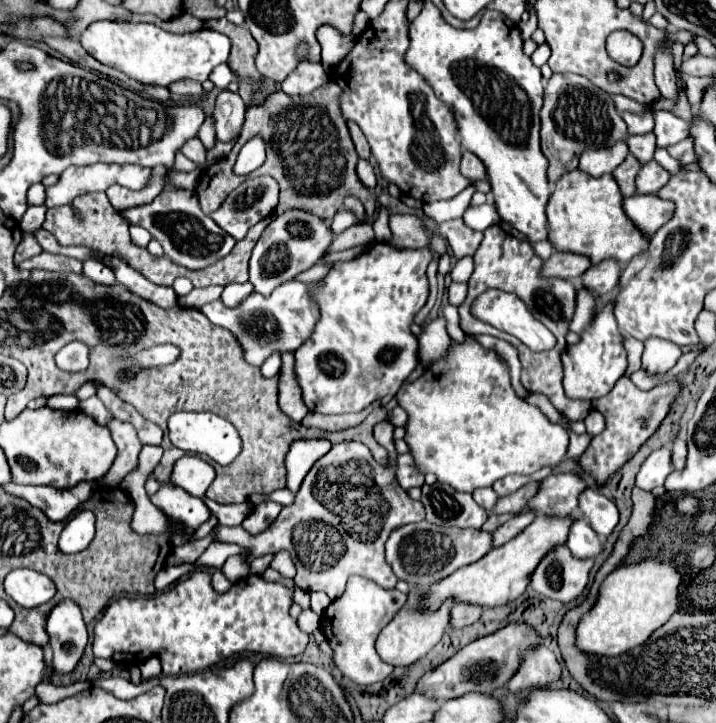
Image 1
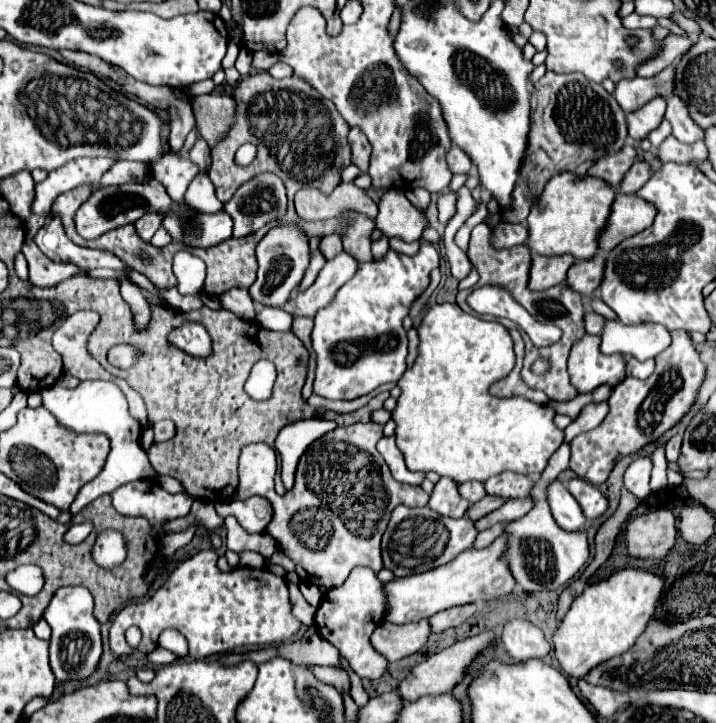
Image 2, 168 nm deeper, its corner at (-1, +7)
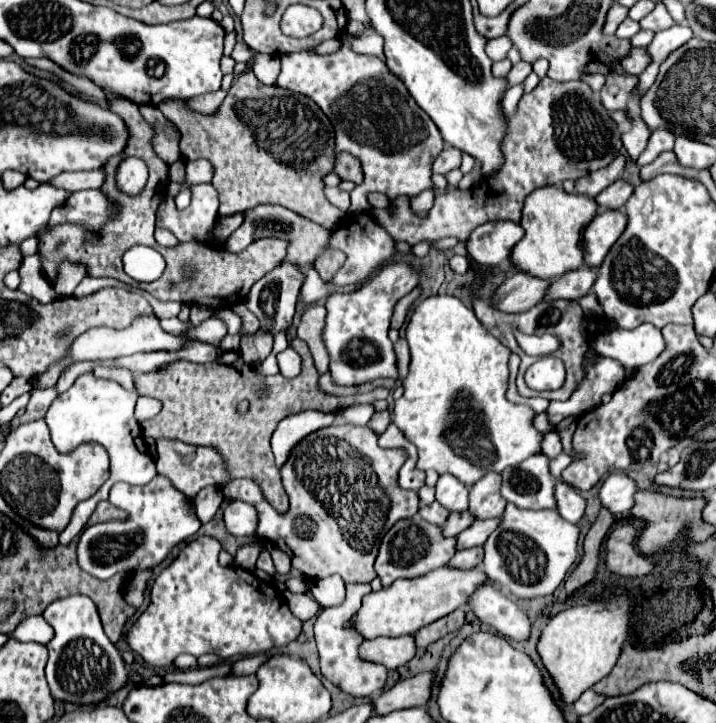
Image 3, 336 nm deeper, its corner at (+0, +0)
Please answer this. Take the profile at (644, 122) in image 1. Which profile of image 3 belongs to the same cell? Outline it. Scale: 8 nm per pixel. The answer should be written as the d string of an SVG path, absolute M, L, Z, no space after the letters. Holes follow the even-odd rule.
M611 72L607 76L607 82L605 82L603 90L601 90L603 106L607 110L627 110L629 102L633 98L639 98L637 86L639 86L639 78L637 76Z

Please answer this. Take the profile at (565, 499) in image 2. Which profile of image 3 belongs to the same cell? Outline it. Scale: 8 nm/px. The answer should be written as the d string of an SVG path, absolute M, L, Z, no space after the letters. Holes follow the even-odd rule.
M537 454L503 474L503 498L519 508L557 510L555 478L549 474L549 458Z

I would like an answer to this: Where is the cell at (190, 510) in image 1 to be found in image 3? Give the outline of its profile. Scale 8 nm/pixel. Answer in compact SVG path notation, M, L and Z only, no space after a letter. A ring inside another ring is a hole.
M155 476L147 486L129 486L119 482L111 488L109 500L113 506L125 510L129 520L89 526L83 530L77 546L79 566L99 580L109 580L121 570L135 572L157 566L173 546L193 536L201 526L197 516L189 510L187 498L175 490L165 476Z

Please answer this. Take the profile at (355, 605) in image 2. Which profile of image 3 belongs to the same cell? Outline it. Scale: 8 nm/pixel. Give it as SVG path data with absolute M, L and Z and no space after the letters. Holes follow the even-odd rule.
M347 584L347 596L339 606L323 608L323 612L315 620L315 638L317 638L317 648L321 656L321 672L323 676L337 684L343 692L363 698L363 696L373 696L383 690L385 680L387 680L387 668L375 662L361 660L359 656L359 646L363 642L363 636L359 636L359 630L353 628L351 620L361 608L361 600L365 594L371 592L369 584Z

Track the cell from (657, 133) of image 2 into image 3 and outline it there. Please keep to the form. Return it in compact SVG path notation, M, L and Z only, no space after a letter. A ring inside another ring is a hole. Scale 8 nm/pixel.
M657 128L657 130L653 130L653 132L651 132L651 138L649 138L649 142L647 142L645 152L637 158L637 164L639 164L639 166L645 166L645 164L653 162L663 150L673 150L673 140L675 140L675 136L673 136L671 130L667 130L667 128Z

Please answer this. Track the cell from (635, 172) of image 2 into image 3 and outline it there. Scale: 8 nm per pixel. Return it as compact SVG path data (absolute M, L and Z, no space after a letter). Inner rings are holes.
M615 180L615 184L611 184L609 188L605 188L595 200L599 204L599 208L613 208L613 210L619 210L623 208L623 204L631 198L631 192L633 192L633 184L629 184L627 180Z

